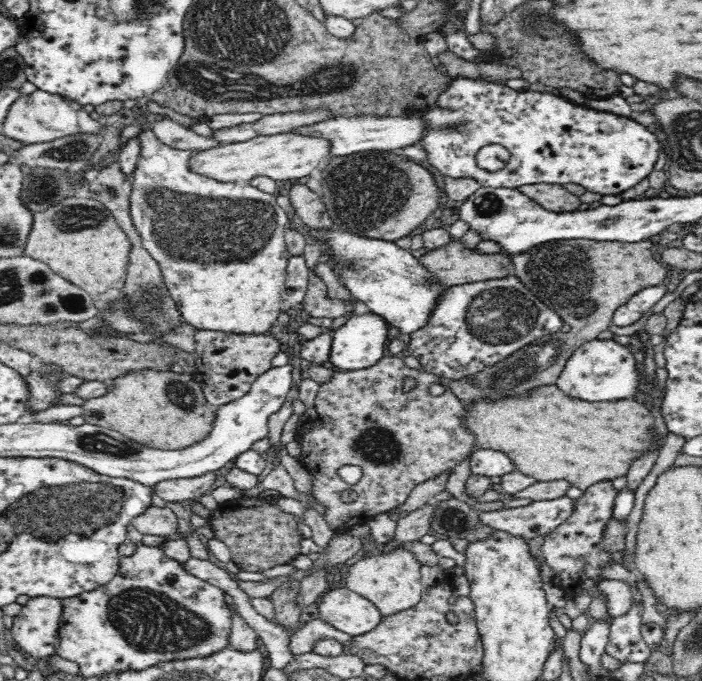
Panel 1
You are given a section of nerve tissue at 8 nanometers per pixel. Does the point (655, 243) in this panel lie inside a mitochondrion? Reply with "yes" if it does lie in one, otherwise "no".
no

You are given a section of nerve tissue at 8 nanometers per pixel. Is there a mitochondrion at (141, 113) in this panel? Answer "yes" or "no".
no

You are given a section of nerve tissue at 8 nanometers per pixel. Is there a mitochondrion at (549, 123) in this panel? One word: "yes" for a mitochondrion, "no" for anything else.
no

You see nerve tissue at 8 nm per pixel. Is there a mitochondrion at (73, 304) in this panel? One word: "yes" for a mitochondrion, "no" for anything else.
yes

